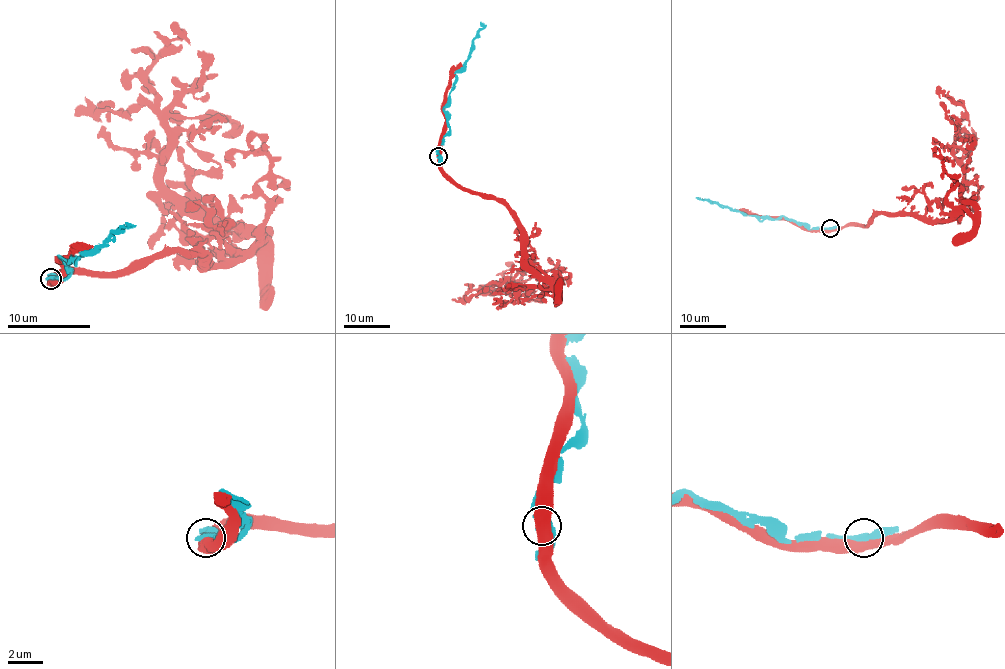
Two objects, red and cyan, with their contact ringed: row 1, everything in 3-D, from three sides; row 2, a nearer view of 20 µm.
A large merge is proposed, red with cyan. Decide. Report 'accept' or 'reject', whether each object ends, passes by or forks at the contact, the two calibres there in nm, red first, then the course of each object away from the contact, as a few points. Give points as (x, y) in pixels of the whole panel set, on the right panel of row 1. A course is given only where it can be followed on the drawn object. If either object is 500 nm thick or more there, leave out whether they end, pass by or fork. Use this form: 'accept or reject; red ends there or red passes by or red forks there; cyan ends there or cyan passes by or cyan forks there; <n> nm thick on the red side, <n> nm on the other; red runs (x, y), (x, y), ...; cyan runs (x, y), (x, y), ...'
reject; 600 nm thick on the red side, 420 nm on the other; red runs (831, 229), (881, 214), (957, 220), (964, 212), (953, 138), (966, 112), (936, 87); cyan runs (831, 228), (810, 229), (783, 216), (762, 219), (695, 198)

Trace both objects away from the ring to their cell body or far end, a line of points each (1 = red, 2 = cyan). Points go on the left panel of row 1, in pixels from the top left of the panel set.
1: (51, 280), (176, 253), (232, 263), (174, 222), (161, 182), (168, 116), (147, 82), (172, 24)
2: (51, 278), (59, 280), (70, 272), (61, 257), (74, 261), (130, 226), (126, 224)

